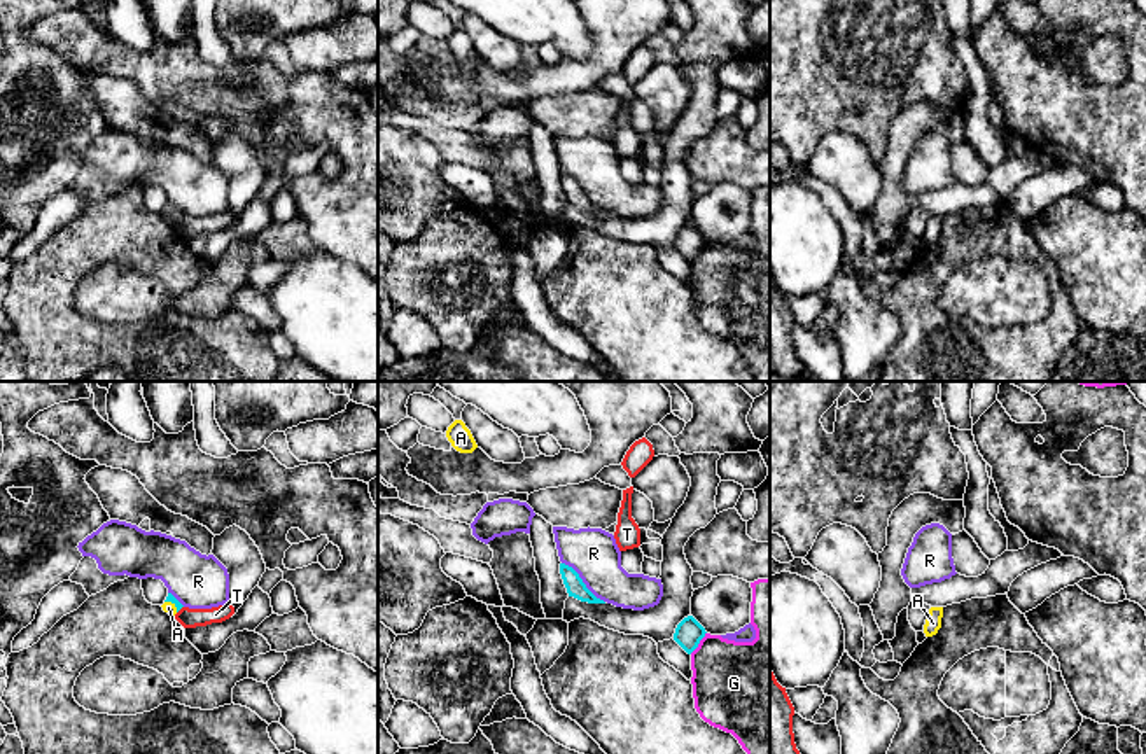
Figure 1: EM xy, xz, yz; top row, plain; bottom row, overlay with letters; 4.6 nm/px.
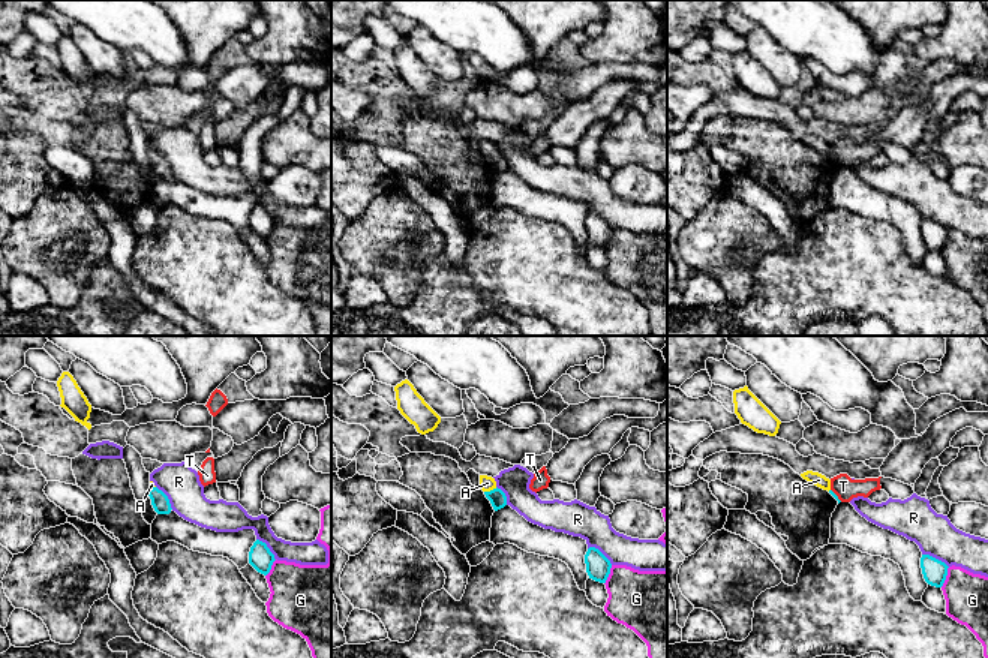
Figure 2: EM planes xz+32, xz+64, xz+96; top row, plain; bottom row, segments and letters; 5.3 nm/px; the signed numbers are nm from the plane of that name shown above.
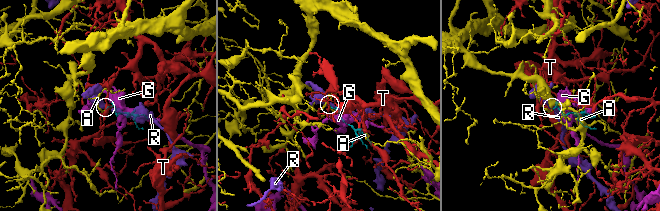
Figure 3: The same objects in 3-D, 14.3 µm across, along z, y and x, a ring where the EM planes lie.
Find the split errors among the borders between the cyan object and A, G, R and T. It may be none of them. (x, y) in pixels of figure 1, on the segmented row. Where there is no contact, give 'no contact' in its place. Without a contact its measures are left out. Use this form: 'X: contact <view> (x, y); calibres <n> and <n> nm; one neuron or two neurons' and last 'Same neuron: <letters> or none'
A: contact xy (172, 602); calibres 40 and 50 nm; one neuron
G: contact xz (698, 642); calibres 130 and 380 nm; two neurons
R: contact xz (581, 581); calibres 90 and 220 nm; two neurons
T: contact xy (181, 607); calibres 40 and 100 nm; two neurons
Same neuron: A

